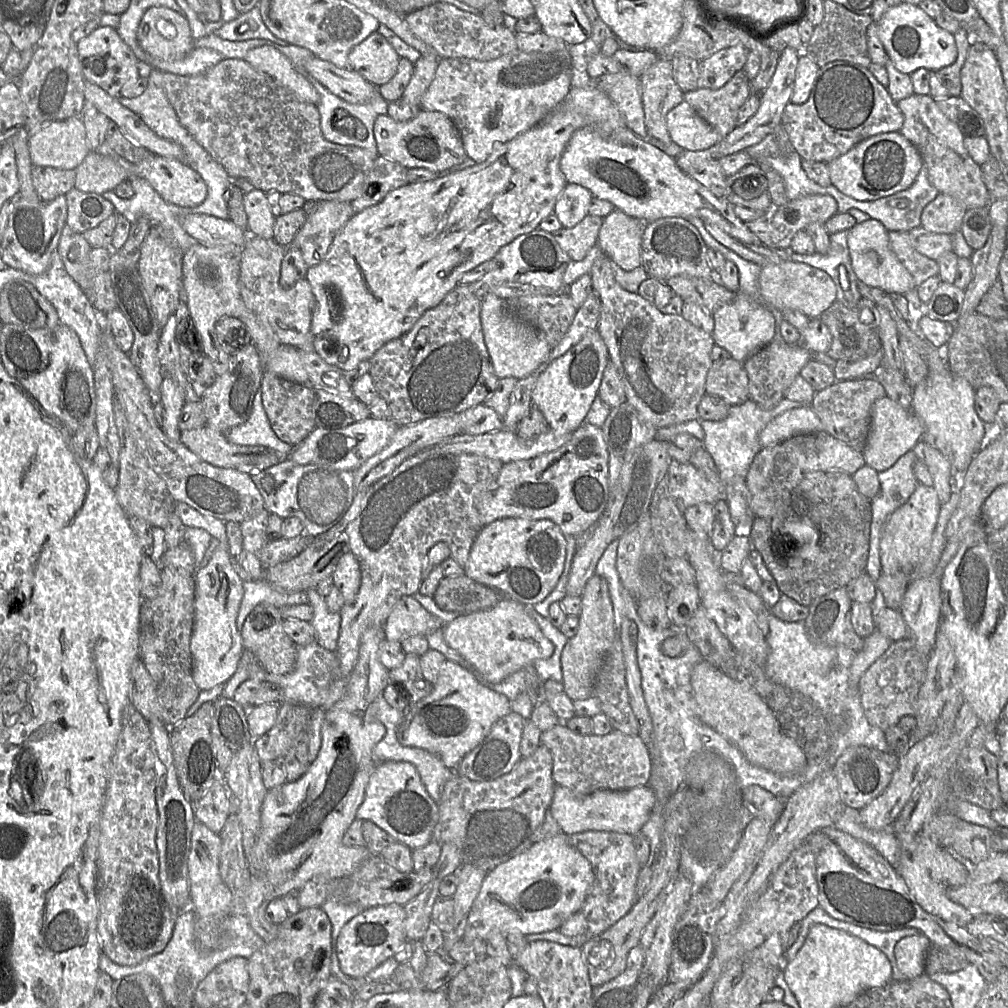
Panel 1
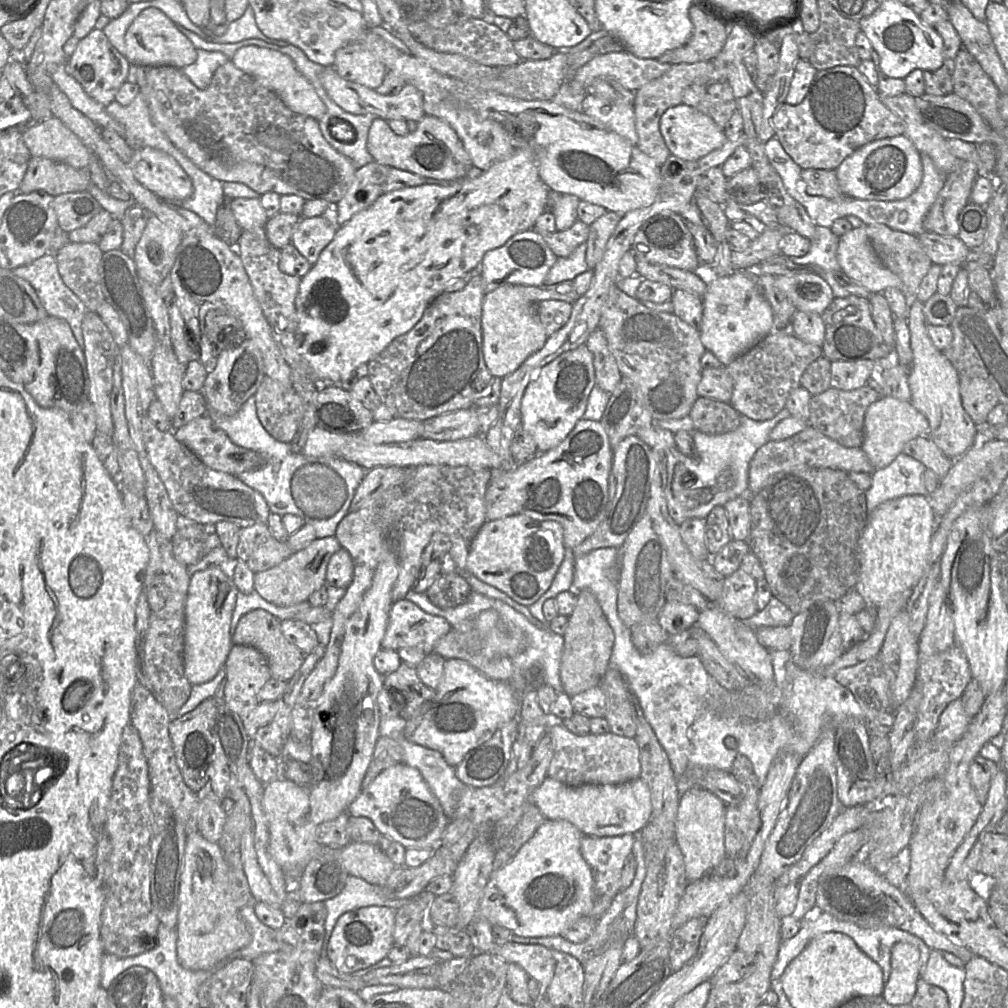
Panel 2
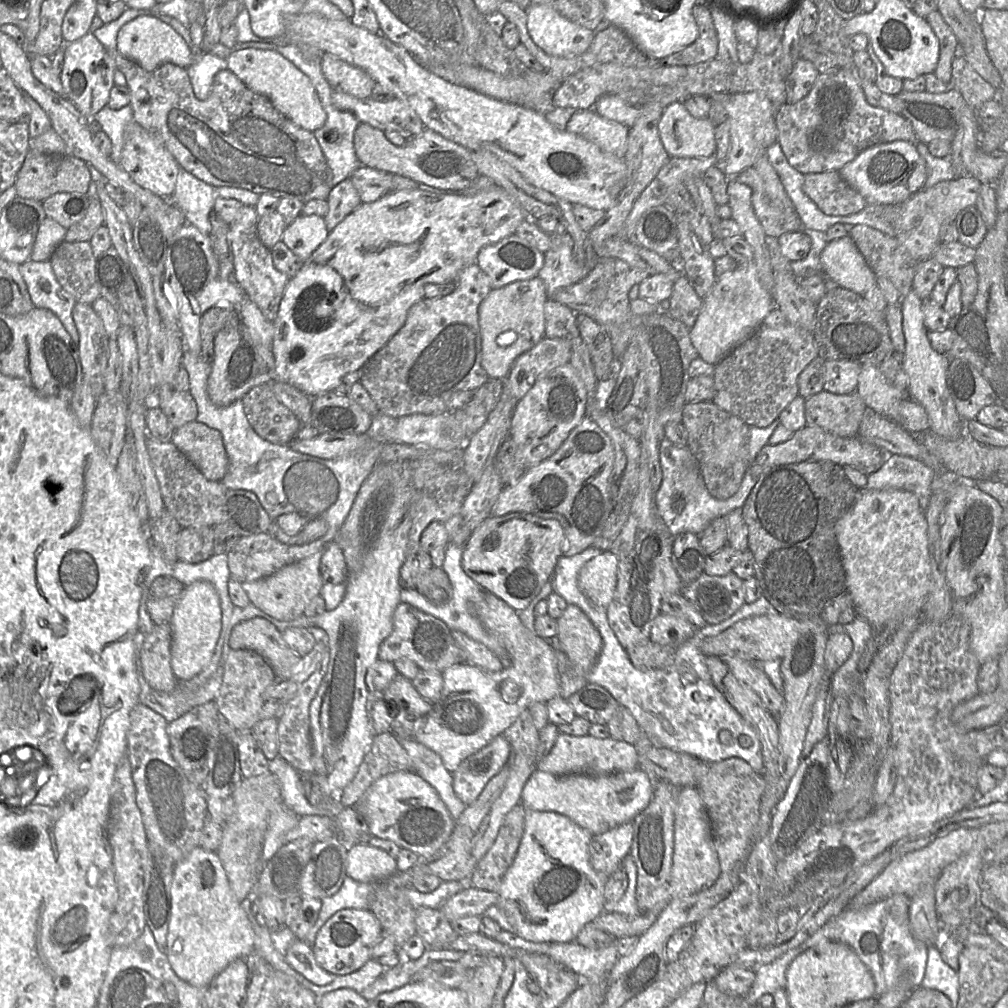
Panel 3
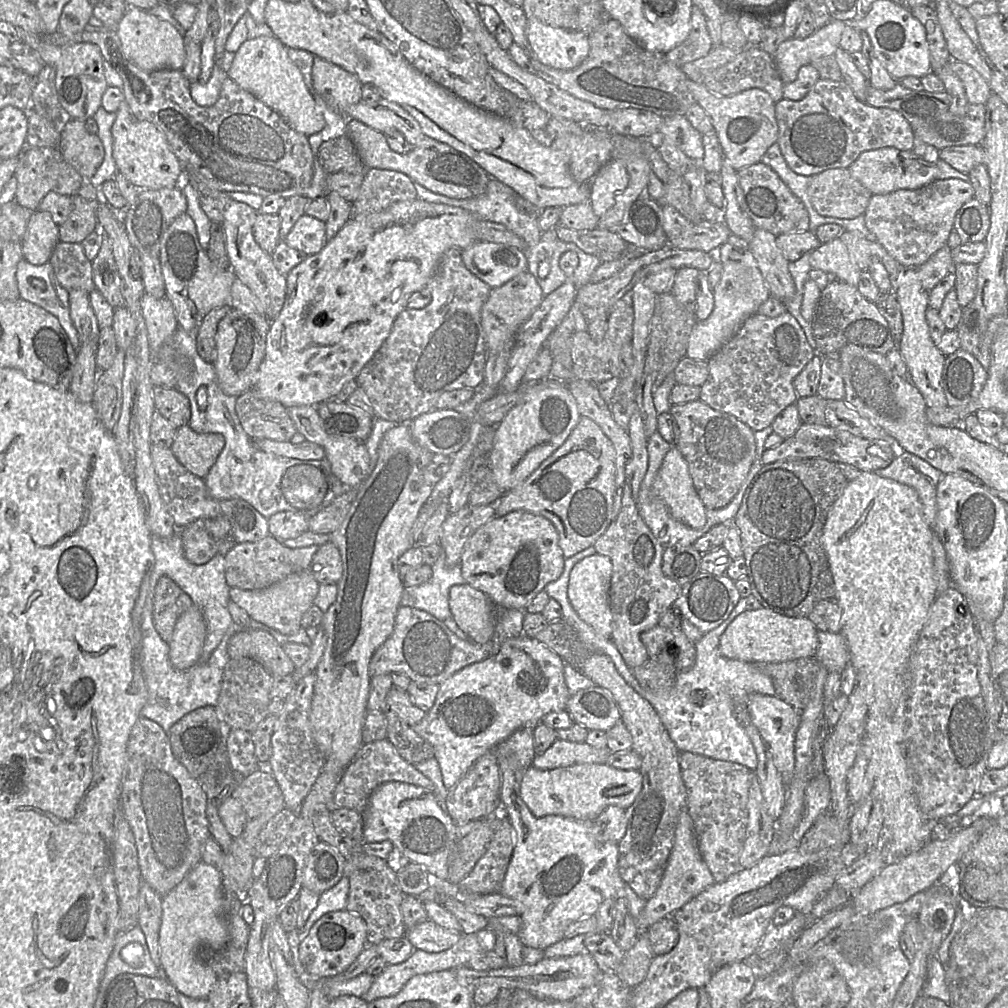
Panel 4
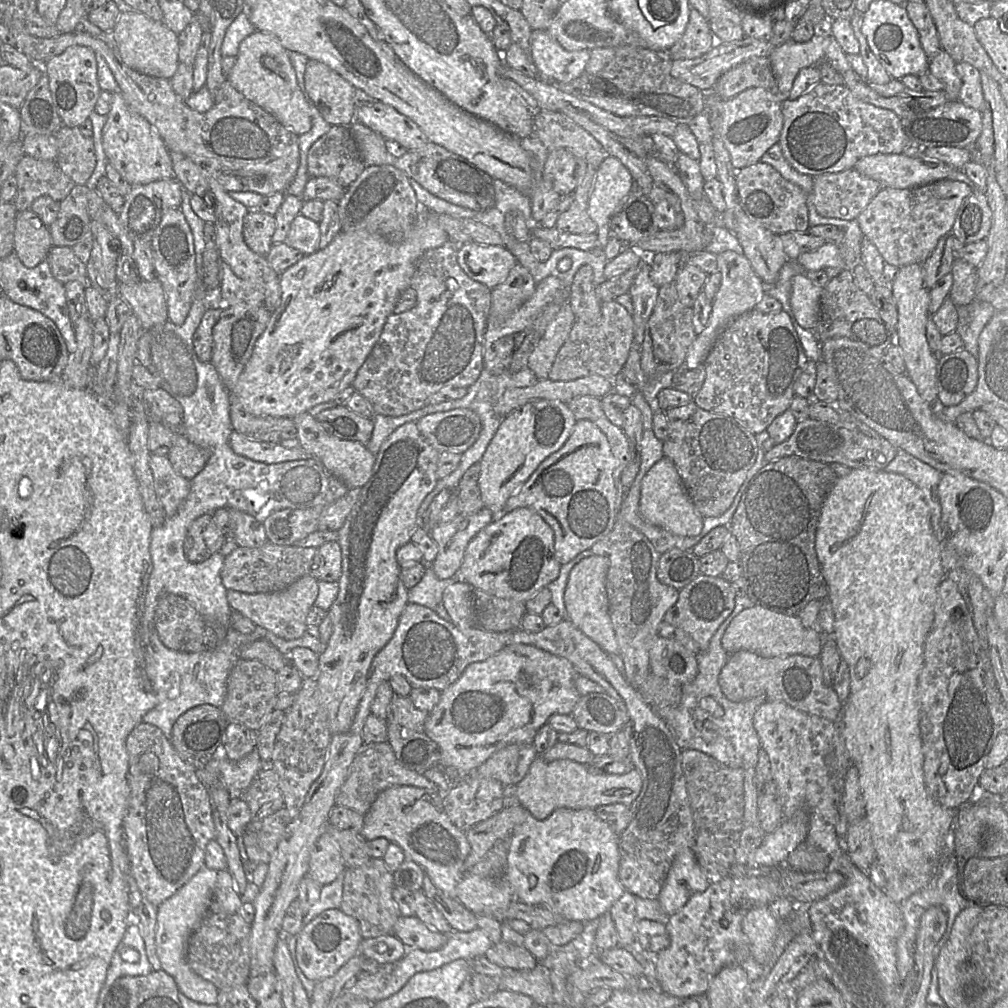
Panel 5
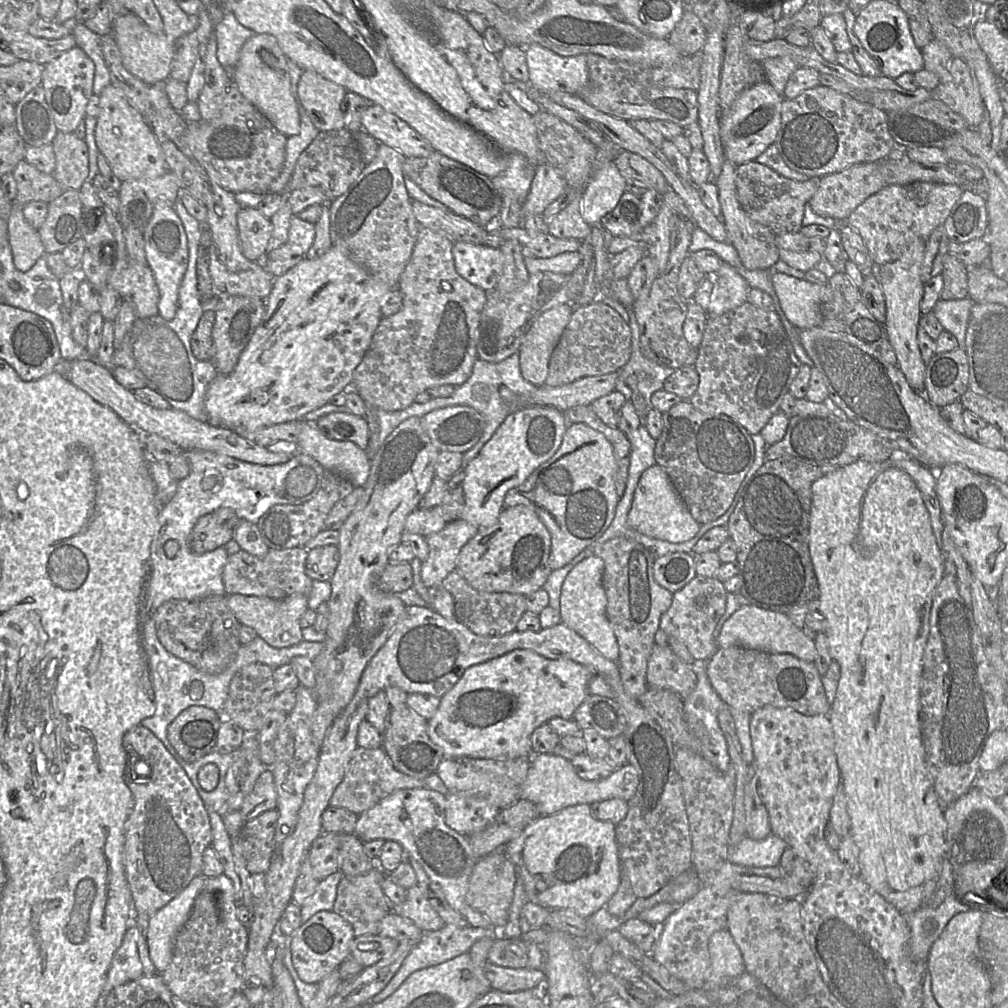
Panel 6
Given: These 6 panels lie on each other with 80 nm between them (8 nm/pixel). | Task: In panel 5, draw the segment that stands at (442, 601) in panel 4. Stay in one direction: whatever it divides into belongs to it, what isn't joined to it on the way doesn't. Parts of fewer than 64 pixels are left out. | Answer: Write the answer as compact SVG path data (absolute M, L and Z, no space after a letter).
M427 565L421 581L408 590L408 603L421 605L435 612L435 608L442 603L445 588L457 581L463 581L459 571L453 577L442 580L436 576L431 565Z

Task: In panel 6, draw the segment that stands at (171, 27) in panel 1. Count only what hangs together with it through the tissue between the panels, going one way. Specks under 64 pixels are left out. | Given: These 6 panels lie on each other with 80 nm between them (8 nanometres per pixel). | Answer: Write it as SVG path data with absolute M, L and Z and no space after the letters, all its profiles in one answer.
M124 14L114 20L113 35L120 51L123 66L133 76L147 84L165 82L170 75L174 44L165 33L153 33L135 14Z

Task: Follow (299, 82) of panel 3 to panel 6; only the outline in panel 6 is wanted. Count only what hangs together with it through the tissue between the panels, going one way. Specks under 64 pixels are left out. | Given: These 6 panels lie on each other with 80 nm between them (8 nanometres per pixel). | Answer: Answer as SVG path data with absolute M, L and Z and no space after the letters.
M254 34L242 46L230 75L244 99L255 106L280 133L290 137L300 132L300 113L291 91L287 61L275 36Z

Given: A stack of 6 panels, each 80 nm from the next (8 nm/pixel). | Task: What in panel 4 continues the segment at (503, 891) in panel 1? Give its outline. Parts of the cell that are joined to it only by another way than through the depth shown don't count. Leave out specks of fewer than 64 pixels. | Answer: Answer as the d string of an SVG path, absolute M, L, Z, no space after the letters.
M506 755L498 763L501 775L501 811L515 830L515 847L499 891L523 905L521 928L517 933L523 945L544 950L563 940L564 932L571 923L593 916L606 899L621 896L625 882L619 874L619 847L617 843L605 839L595 820L557 814L542 817L533 815L520 793L525 768L517 768L516 758Z

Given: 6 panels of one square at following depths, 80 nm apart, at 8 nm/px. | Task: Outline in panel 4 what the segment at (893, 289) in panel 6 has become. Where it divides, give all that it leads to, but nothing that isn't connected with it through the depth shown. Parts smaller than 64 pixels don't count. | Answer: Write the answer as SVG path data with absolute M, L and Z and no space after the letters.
M907 267L894 293L902 313L903 333L898 345L907 365L908 378L917 387L930 408L945 407L948 402L941 379L946 355L937 348L930 336L926 320L928 292L923 288L915 267Z

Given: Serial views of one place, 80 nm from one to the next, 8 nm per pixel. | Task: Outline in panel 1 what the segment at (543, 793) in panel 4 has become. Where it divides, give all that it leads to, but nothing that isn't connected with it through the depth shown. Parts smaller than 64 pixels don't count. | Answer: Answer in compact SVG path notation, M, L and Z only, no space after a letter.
M556 785L548 810L566 835L592 830L634 835L646 823L654 806L655 794L649 785L627 790L601 789L585 796L576 795L568 788Z

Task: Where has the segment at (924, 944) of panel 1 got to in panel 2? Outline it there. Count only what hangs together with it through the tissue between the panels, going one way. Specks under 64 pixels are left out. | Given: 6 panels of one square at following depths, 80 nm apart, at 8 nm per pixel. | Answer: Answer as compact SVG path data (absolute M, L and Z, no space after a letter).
M896 943L891 952L892 972L881 996L890 1005L909 1003L916 991L920 971L919 949L909 943Z

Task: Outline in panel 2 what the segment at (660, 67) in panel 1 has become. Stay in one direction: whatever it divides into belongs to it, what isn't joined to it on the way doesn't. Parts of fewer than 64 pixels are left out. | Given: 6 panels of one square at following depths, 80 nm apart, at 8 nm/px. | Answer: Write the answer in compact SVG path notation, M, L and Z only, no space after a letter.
M700 61L690 64L680 63L671 65L671 68L662 76L637 89L635 91L634 110L637 132L636 145L638 148L651 157L658 166L662 166L669 155L671 155L660 132L660 118L662 114L668 108L682 103L683 92L689 85L708 85L719 80L725 79L720 79L720 72L717 71L712 61Z

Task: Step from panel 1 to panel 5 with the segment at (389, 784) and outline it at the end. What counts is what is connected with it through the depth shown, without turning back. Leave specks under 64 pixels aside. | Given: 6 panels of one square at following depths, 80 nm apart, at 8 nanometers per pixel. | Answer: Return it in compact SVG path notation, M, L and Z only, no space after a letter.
M393 786L382 791L369 810L363 816L363 826L359 834L366 842L376 838L385 838L397 844L407 860L419 864L431 881L446 895L455 897L457 885L462 881L464 861L469 854L470 845L465 831L458 829L444 811L443 794L440 791L429 791L414 786Z

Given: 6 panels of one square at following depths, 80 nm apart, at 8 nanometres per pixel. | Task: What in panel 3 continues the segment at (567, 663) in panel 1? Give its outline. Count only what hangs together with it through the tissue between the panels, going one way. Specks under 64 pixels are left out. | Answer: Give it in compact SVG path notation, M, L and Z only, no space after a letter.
M568 605L557 620L557 645L569 661L572 672L586 678L602 650L600 632L576 605Z

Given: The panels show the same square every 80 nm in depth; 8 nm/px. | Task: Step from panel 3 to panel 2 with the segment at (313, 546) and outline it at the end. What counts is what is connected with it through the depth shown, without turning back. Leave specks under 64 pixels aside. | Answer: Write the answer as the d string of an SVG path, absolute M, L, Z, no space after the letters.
M257 523L240 530L237 560L244 561L255 574L277 566L293 553L285 541L278 541L271 535L267 523Z

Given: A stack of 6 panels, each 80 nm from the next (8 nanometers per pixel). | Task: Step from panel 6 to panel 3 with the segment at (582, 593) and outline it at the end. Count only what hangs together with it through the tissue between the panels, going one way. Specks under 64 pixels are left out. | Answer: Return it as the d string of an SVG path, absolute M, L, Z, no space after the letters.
M604 551L589 560L577 578L580 591L597 607L607 609L617 585L617 558Z

